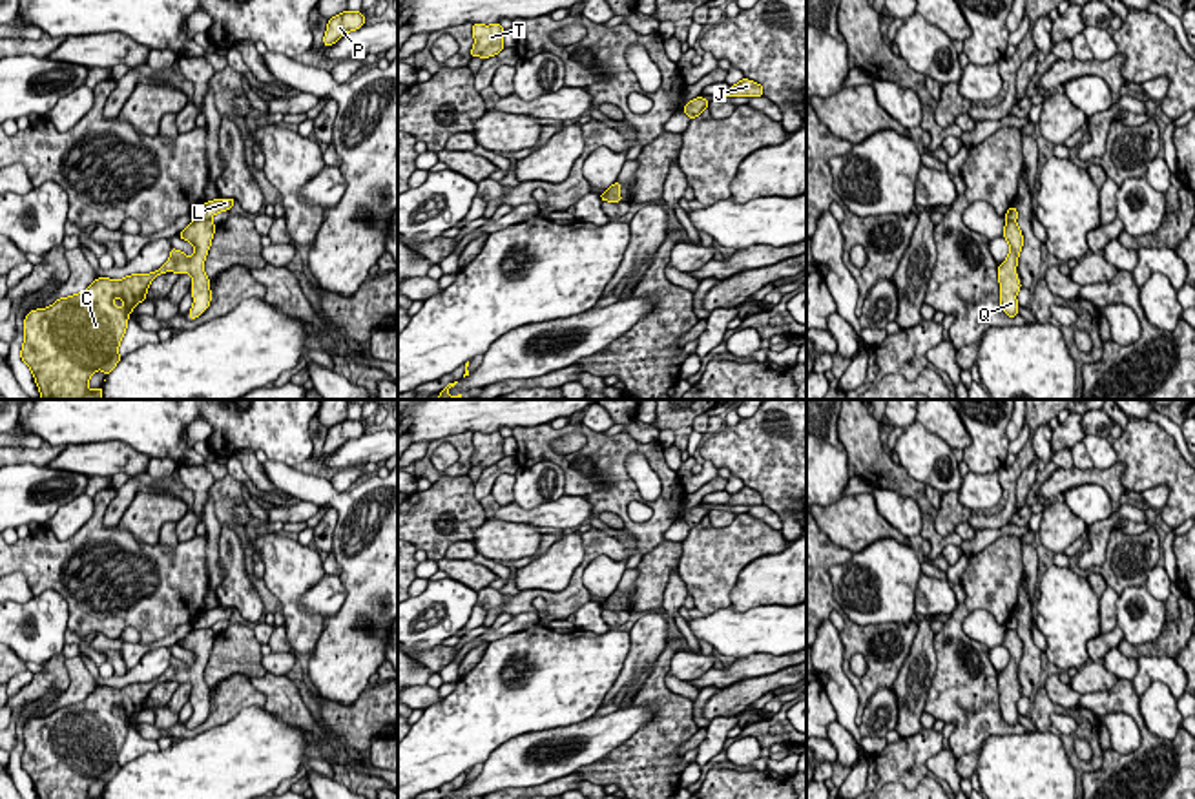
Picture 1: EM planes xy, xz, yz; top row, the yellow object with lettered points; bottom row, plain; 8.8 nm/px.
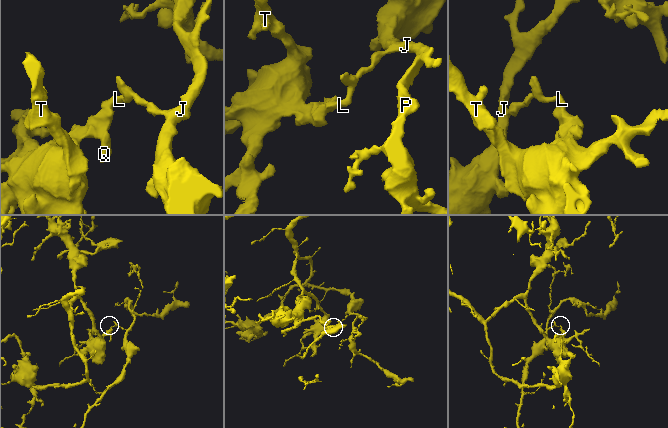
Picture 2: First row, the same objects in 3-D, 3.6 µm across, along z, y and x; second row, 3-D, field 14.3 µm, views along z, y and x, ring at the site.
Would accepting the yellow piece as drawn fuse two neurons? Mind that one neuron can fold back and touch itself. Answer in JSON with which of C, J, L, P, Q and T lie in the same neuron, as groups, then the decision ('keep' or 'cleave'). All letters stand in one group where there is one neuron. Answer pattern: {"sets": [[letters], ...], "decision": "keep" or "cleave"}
{"sets": [["C", "Q", "T"], ["J", "L", "P"]], "decision": "cleave"}

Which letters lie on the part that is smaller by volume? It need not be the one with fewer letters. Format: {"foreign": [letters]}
{"foreign": ["J", "L", "P"]}

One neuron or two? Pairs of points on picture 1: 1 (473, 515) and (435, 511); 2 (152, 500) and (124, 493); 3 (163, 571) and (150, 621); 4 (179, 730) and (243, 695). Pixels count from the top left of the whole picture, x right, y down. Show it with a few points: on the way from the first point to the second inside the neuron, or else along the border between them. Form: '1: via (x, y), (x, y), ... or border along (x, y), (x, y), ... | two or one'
1: via (464, 515), (444, 511) | one
2: border along (137, 493), (115, 526) | two
3: via (161, 584), (155, 590), (155, 608) | one
4: via (196, 730), (227, 706) | one

